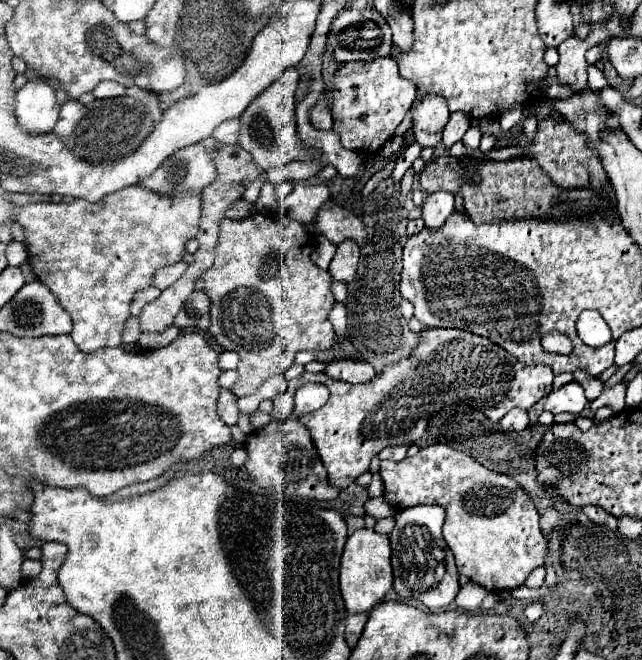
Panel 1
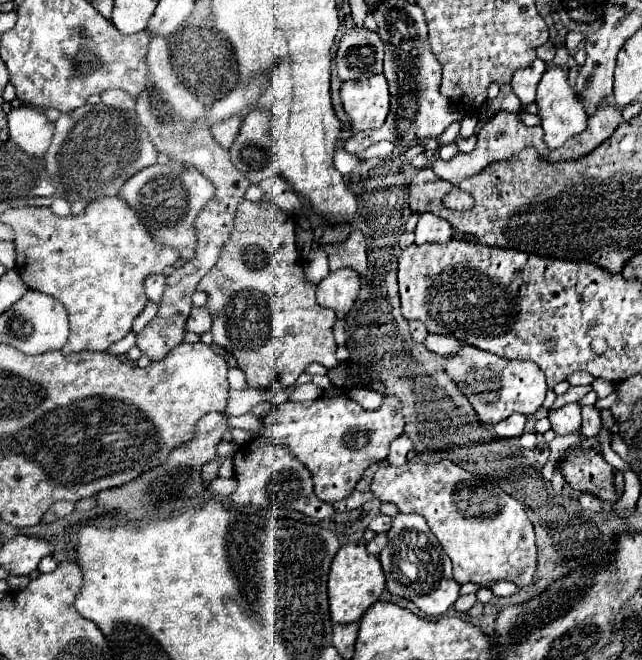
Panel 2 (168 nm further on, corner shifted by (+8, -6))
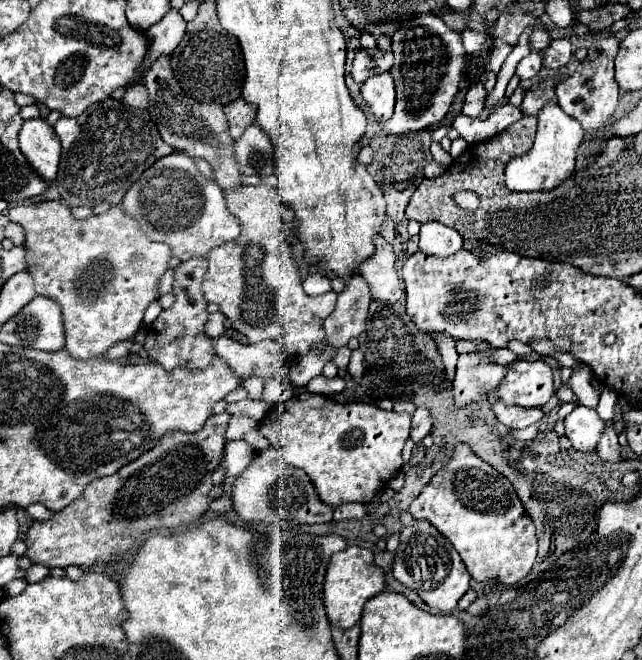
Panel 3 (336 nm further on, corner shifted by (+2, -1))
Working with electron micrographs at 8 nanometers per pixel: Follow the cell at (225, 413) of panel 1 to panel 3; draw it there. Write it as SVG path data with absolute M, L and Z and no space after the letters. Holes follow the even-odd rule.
M218 414L210 416L208 422L200 432L188 434L188 432L170 432L162 436L162 440L144 456L134 460L132 464L126 464L126 468L120 468L114 472L114 476L98 478L90 482L90 486L84 488L82 496L68 504L64 510L54 512L52 518L42 522L32 522L28 534L26 534L26 546L28 546L28 558L34 564L44 566L94 566L94 564L106 564L106 562L118 562L130 550L136 550L142 536L152 530L172 530L178 526L188 526L192 522L198 522L200 516L206 512L212 490L212 472L222 462L224 456L224 434L228 428L230 414Z

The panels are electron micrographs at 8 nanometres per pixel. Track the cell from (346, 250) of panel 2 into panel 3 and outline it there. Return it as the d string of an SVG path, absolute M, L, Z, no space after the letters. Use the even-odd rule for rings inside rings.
M382 236L374 238L374 246L376 254L368 262L360 264L360 272L370 284L370 296L372 300L382 300L386 304L398 302L404 294L398 276L398 256Z

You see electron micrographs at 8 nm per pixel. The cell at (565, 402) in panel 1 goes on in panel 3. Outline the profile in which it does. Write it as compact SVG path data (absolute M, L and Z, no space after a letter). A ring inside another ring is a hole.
M578 406L566 416L566 436L572 442L572 448L578 452L594 452L602 436L604 420L594 408Z

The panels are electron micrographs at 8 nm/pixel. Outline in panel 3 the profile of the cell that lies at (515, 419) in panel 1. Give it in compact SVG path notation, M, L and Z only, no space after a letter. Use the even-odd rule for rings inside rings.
M494 402L490 408L496 414L496 418L508 428L526 428L536 424L544 416L540 408L518 408L518 406L506 406L500 402Z

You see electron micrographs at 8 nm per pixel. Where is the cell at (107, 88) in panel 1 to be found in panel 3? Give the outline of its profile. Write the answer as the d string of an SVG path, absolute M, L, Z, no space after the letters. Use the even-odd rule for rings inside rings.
M136 84L132 86L126 96L124 96L124 104L134 106L134 108L148 108L148 92L144 84Z

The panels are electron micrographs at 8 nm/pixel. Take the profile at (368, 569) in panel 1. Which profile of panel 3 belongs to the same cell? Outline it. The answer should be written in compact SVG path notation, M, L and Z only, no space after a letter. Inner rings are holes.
M348 546L346 550L334 554L326 570L328 572L324 576L324 608L328 614L328 622L342 630L352 628L354 624L358 624L366 600L384 590L384 572L374 564L372 552L358 546Z

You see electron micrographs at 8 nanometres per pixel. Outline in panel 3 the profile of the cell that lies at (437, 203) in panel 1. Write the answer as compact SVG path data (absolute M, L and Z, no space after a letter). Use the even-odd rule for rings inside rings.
M428 222L420 228L420 250L430 256L446 258L456 254L462 248L464 240L454 228L448 228L440 222Z

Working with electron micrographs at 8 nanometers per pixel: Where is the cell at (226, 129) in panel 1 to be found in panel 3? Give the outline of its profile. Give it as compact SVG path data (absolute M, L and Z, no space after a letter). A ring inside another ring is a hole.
M242 98L226 104L224 106L224 114L228 118L230 136L234 140L244 132L244 128L248 128L250 124L254 124L254 120L256 120L256 108L252 104L246 104Z

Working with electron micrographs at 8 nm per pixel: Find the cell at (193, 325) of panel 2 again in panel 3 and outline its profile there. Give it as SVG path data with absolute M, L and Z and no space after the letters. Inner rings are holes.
M214 312L208 316L208 322L206 322L206 334L212 336L212 338L218 338L218 336L224 336L224 316L222 312Z

